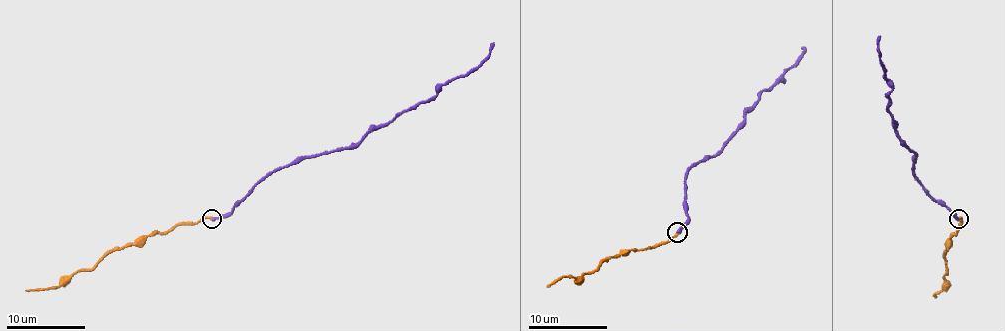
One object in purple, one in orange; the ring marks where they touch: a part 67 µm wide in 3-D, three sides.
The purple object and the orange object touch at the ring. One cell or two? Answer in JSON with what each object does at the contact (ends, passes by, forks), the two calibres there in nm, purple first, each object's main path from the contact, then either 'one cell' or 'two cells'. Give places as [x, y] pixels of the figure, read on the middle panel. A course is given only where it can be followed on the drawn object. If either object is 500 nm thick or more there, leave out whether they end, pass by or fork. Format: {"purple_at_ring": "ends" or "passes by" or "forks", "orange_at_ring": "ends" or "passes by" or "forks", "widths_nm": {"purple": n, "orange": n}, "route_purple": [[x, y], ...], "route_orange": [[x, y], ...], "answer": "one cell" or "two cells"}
{"purple_at_ring": "ends", "orange_at_ring": "ends", "widths_nm": {"purple": 340, "orange": 190}, "route_purple": [[678, 232], [687, 218], [683, 183], [691, 166], [717, 155], [763, 90], [783, 81], [804, 49]], "route_orange": [[678, 234], [652, 247], [621, 250], [618, 256], [605, 257], [592, 272], [554, 279], [547, 287]], "answer": "one cell"}

